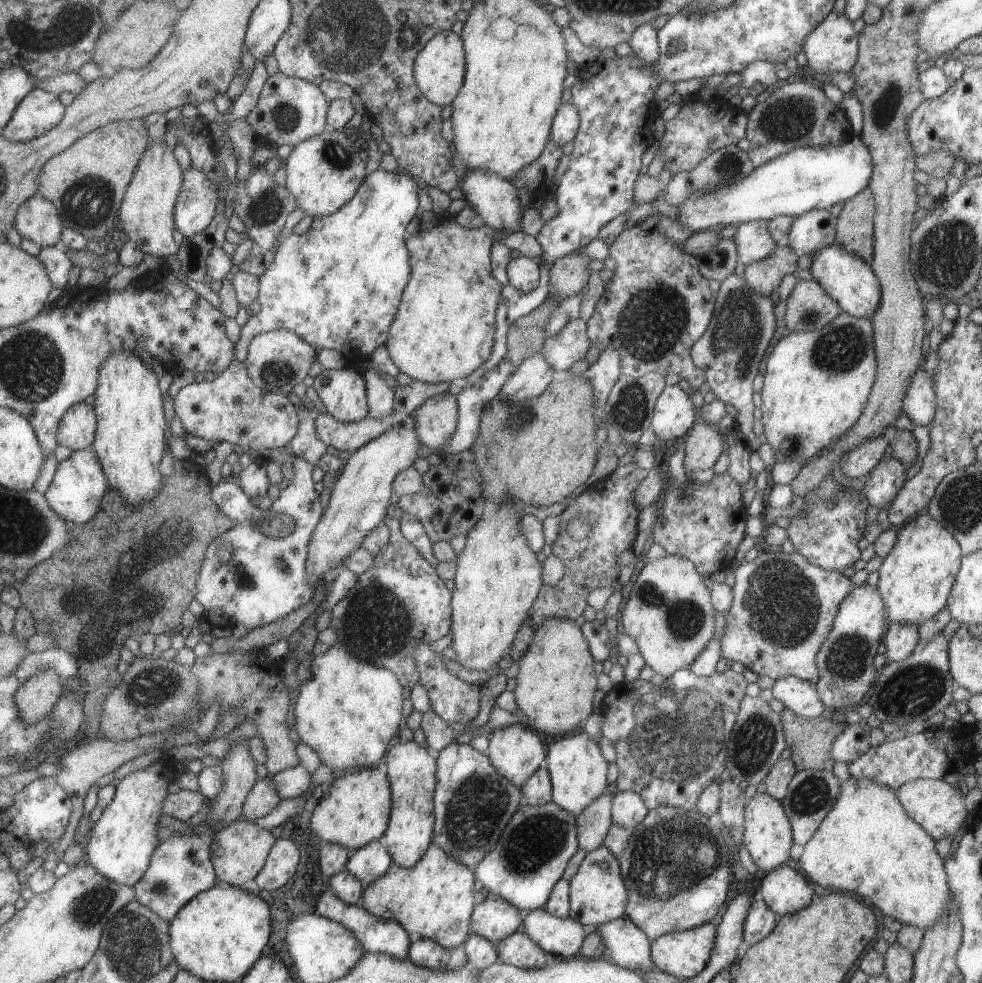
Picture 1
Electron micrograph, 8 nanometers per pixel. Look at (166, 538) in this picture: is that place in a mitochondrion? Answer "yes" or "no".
yes

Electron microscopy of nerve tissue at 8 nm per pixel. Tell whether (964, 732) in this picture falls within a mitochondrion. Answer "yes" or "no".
no

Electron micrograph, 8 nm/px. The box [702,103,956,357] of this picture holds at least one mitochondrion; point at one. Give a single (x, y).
(729, 165)

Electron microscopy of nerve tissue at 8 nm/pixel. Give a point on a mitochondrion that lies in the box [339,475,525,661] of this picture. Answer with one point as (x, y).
(376, 621)

